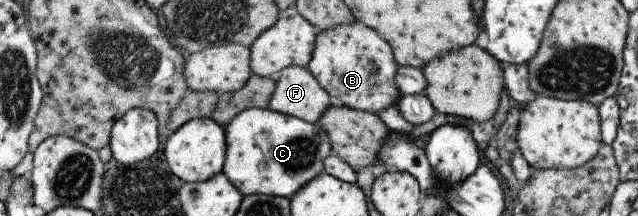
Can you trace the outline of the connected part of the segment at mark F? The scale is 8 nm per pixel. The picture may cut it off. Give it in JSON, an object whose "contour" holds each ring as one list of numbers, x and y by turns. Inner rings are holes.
{"contour":[[283,67,274,77,275,88,270,96,268,108,281,114,297,117,305,122,315,124,323,111,331,104,330,97,321,85,309,74,305,67]]}

